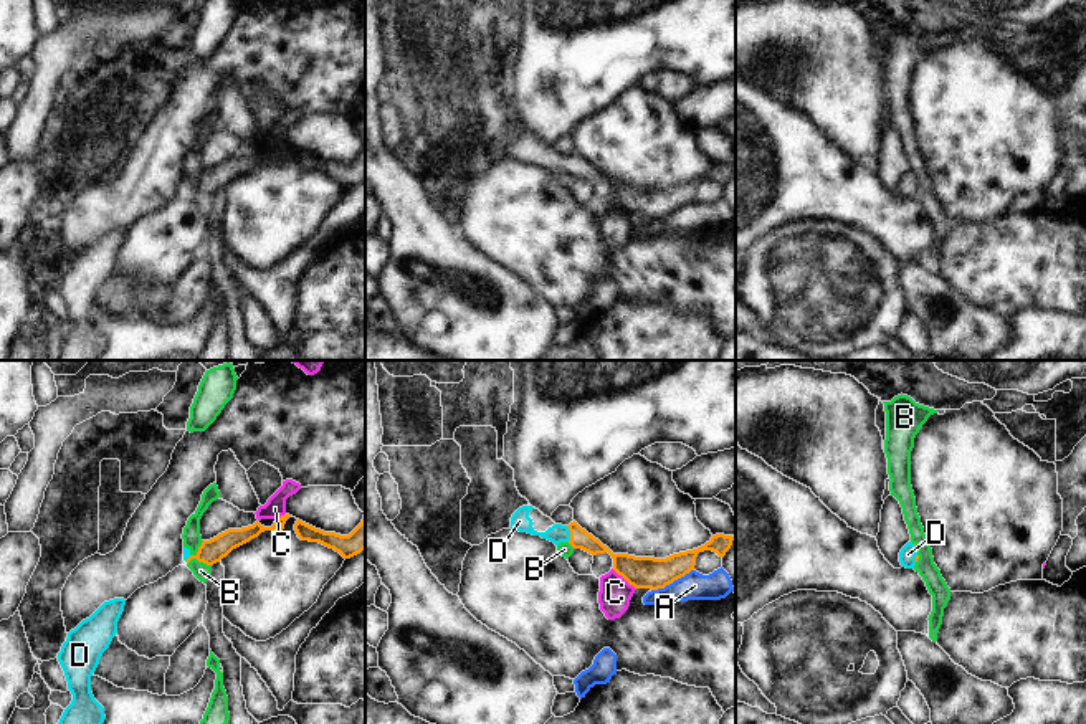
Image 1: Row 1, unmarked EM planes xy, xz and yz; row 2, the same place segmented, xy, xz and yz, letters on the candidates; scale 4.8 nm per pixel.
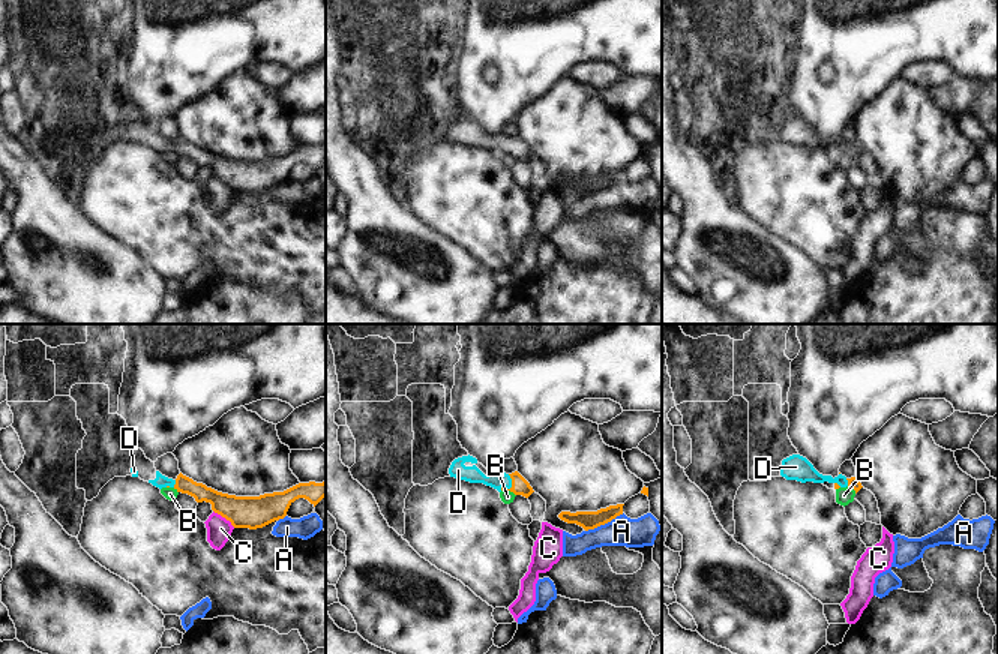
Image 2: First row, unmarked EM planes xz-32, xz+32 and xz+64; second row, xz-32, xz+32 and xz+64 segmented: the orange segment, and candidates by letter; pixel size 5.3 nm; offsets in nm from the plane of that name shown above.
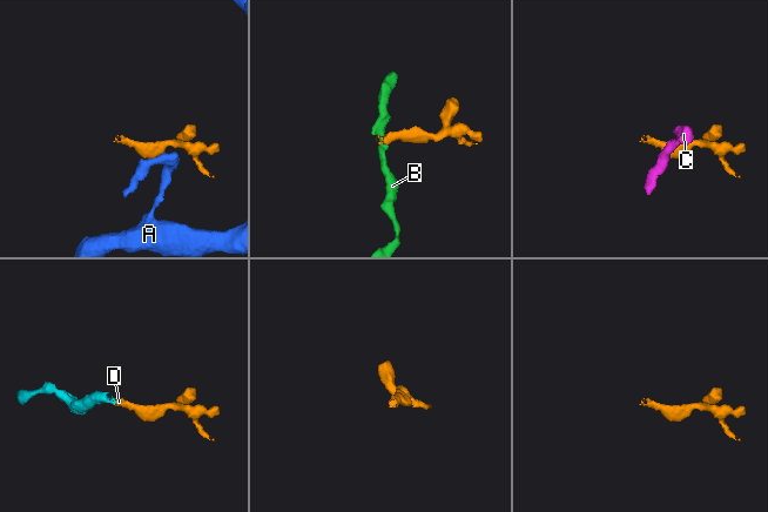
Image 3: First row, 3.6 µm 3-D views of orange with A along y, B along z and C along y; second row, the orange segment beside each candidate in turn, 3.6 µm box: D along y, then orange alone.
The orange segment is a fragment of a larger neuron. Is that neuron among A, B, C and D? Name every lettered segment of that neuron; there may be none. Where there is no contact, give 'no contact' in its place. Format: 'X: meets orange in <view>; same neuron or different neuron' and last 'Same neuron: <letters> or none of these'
A: meets orange in xz; different neuron
B: meets orange in xy; different neuron
C: meets orange in xz; different neuron
D: meets orange in xz; same neuron
Same neuron: D

